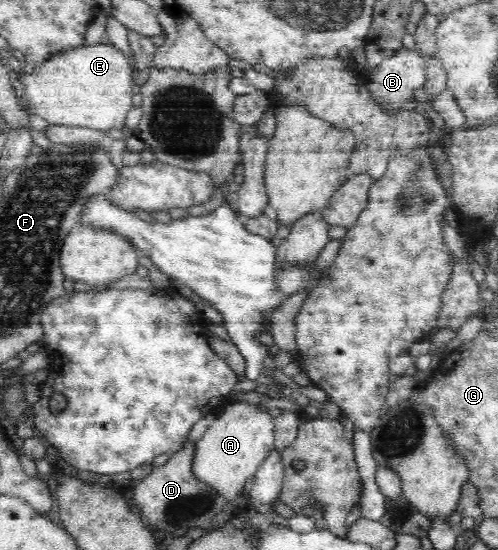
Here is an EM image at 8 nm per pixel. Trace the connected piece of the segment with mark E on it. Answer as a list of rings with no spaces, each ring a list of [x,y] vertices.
[[[100,41],[94,45],[87,45],[70,49],[53,58],[36,65],[31,73],[19,73],[18,77],[24,84],[22,98],[27,100],[36,116],[41,116],[50,124],[64,124],[65,126],[82,126],[98,131],[107,132],[111,128],[123,129],[128,121],[128,112],[133,108],[133,82],[129,59],[113,44]]]

